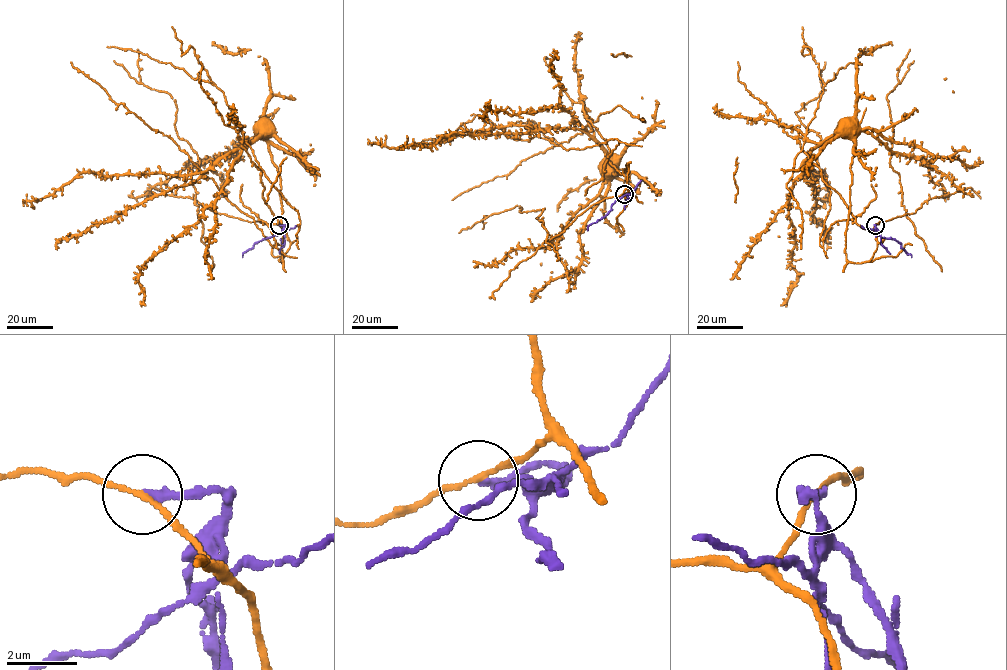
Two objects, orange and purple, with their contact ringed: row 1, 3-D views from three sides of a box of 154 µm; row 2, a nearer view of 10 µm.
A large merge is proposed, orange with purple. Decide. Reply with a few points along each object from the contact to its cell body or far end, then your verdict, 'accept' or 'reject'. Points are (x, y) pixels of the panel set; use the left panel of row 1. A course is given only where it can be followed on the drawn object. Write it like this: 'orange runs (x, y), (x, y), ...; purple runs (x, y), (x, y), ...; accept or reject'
orange runs (279, 225), (290, 242), (282, 263), (280, 173), (270, 153), (266, 125); purple runs (279, 225), (284, 225), (284, 230), (255, 243), (242, 257); reject

